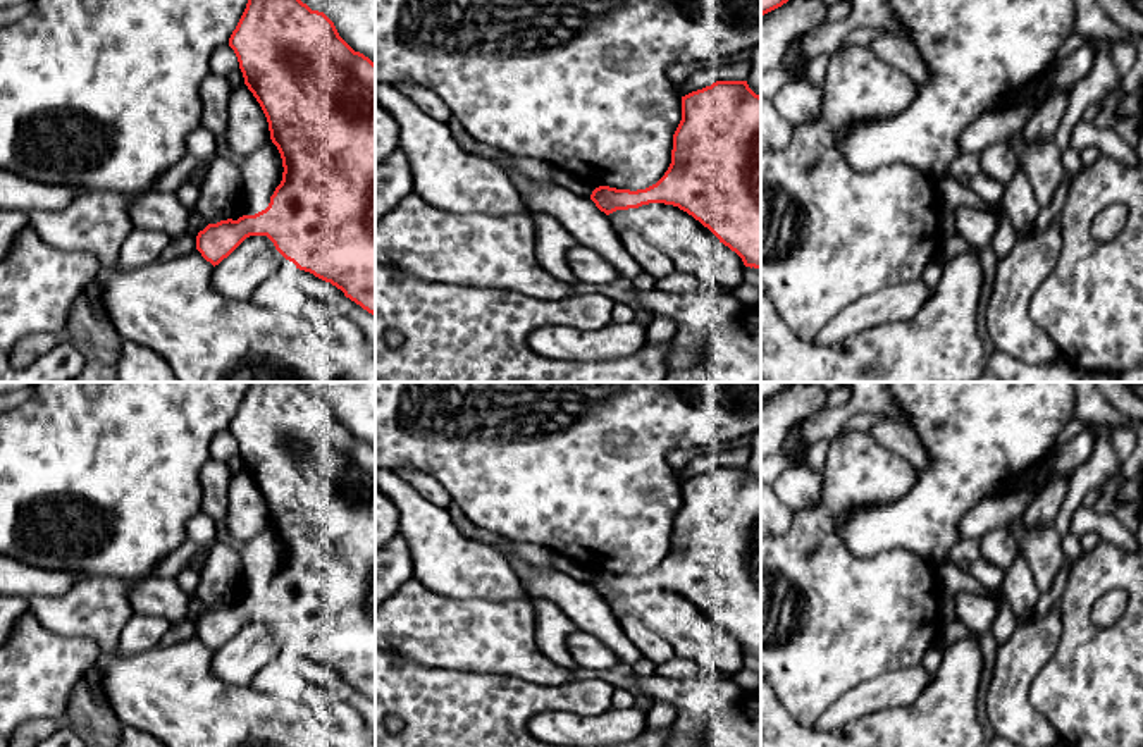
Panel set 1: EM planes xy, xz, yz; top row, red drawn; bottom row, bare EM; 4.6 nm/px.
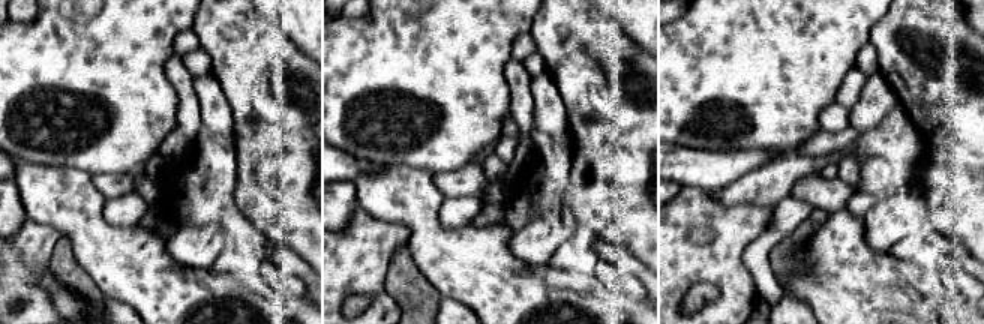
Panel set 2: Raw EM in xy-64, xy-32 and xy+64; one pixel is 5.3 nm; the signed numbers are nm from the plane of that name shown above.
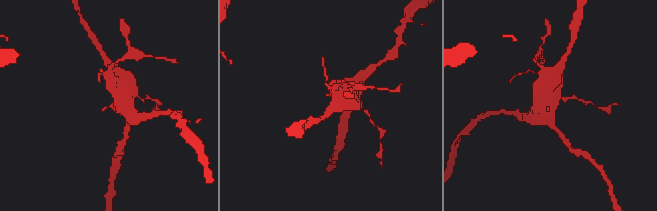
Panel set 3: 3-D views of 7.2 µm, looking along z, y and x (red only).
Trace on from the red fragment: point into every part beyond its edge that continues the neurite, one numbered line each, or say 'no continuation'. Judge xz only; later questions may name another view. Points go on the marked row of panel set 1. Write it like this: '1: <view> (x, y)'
no continuation

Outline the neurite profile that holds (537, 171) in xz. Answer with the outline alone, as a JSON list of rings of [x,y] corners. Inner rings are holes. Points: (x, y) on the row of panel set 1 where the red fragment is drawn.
[[[516,157],[513,160],[515,160],[515,169],[523,177],[541,186],[553,184],[551,181],[553,167],[549,164],[537,160],[537,158],[528,158],[528,157]]]

